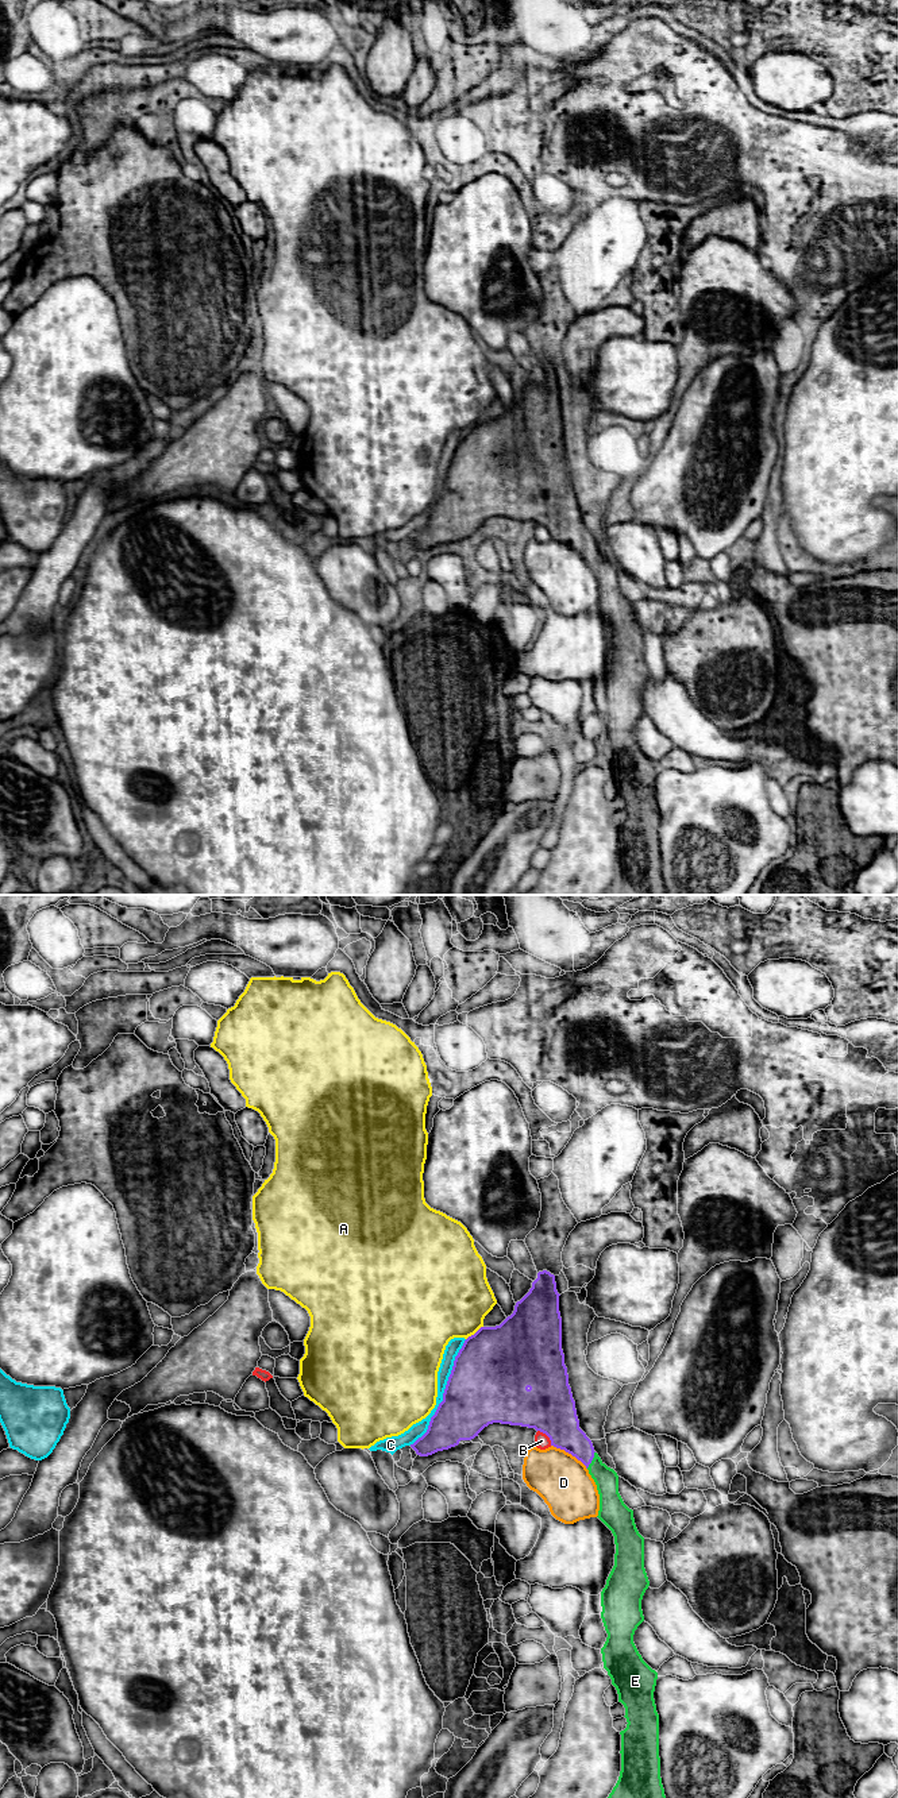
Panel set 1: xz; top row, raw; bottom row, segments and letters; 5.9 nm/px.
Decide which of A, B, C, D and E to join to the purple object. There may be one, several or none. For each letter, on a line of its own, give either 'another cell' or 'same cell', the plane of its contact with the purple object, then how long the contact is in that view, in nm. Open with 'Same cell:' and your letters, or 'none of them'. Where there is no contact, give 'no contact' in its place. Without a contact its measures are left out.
Same cell: E
A: another cell; contact in xz; length 130 nm
B: another cell; contact in xz; length 130 nm
C: another cell; contact in xz; length 700 nm
D: another cell; contact in xz; length 260 nm
E: same cell; contact in xz; length 120 nm

